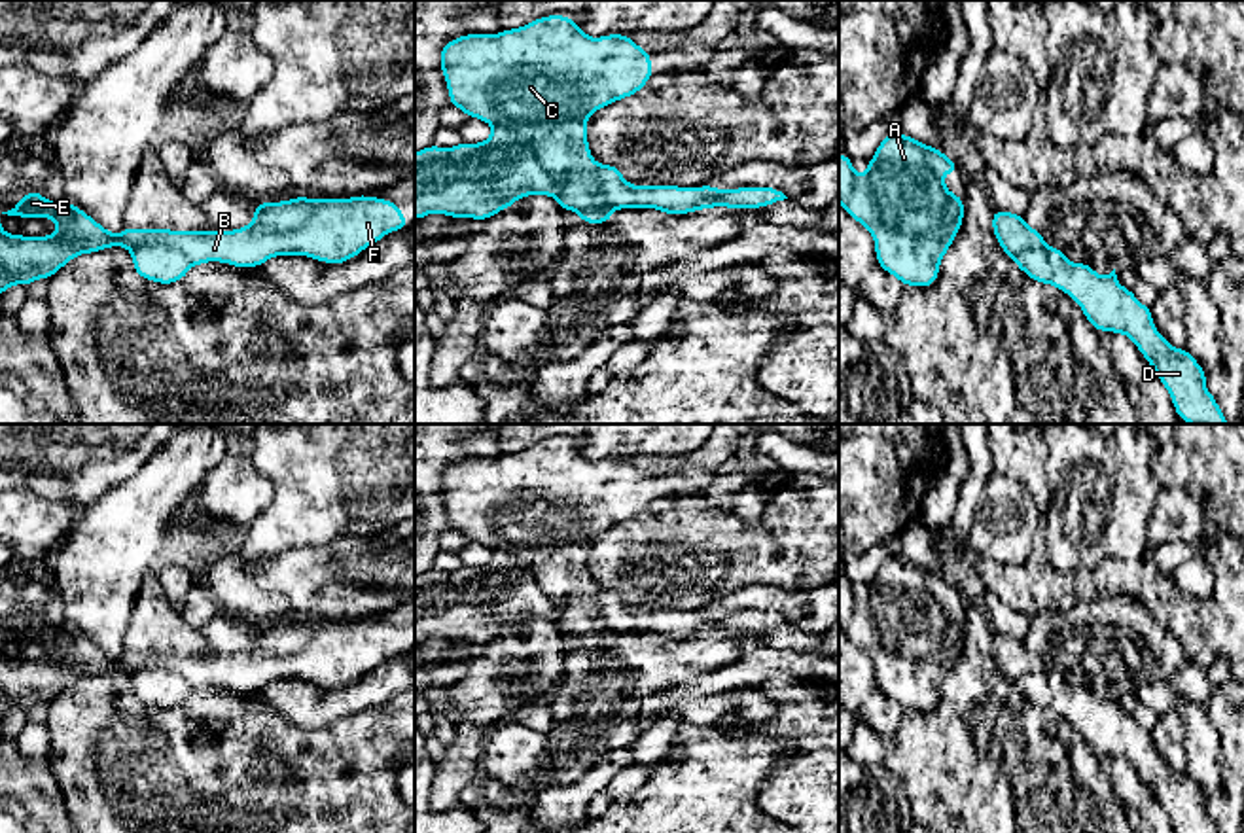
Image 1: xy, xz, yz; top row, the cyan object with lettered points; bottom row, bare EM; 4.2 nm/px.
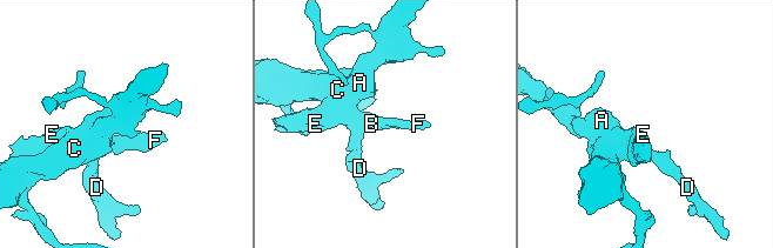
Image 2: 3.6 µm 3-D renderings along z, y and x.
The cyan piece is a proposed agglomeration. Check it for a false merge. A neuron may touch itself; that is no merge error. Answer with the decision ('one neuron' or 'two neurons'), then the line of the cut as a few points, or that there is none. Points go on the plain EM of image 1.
two neurons | xz (497, 549), (517, 553), (533, 568), (559, 610), (557, 621)

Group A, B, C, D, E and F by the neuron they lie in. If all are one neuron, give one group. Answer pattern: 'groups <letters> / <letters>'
groups A C D / B E F

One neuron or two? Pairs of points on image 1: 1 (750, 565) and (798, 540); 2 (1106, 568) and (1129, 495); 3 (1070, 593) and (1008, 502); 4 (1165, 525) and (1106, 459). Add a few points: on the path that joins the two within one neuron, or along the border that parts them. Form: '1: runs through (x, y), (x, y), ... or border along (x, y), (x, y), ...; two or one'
1: runs through (762, 553), (786, 546); one
2: border along (1150, 548), (1133, 559), (1104, 559), (1095, 568); two
3: border along (1038, 532), (1030, 555), (1023, 563), (995, 563); two
4: border along (1161, 489), (1150, 519), (1148, 546); two

